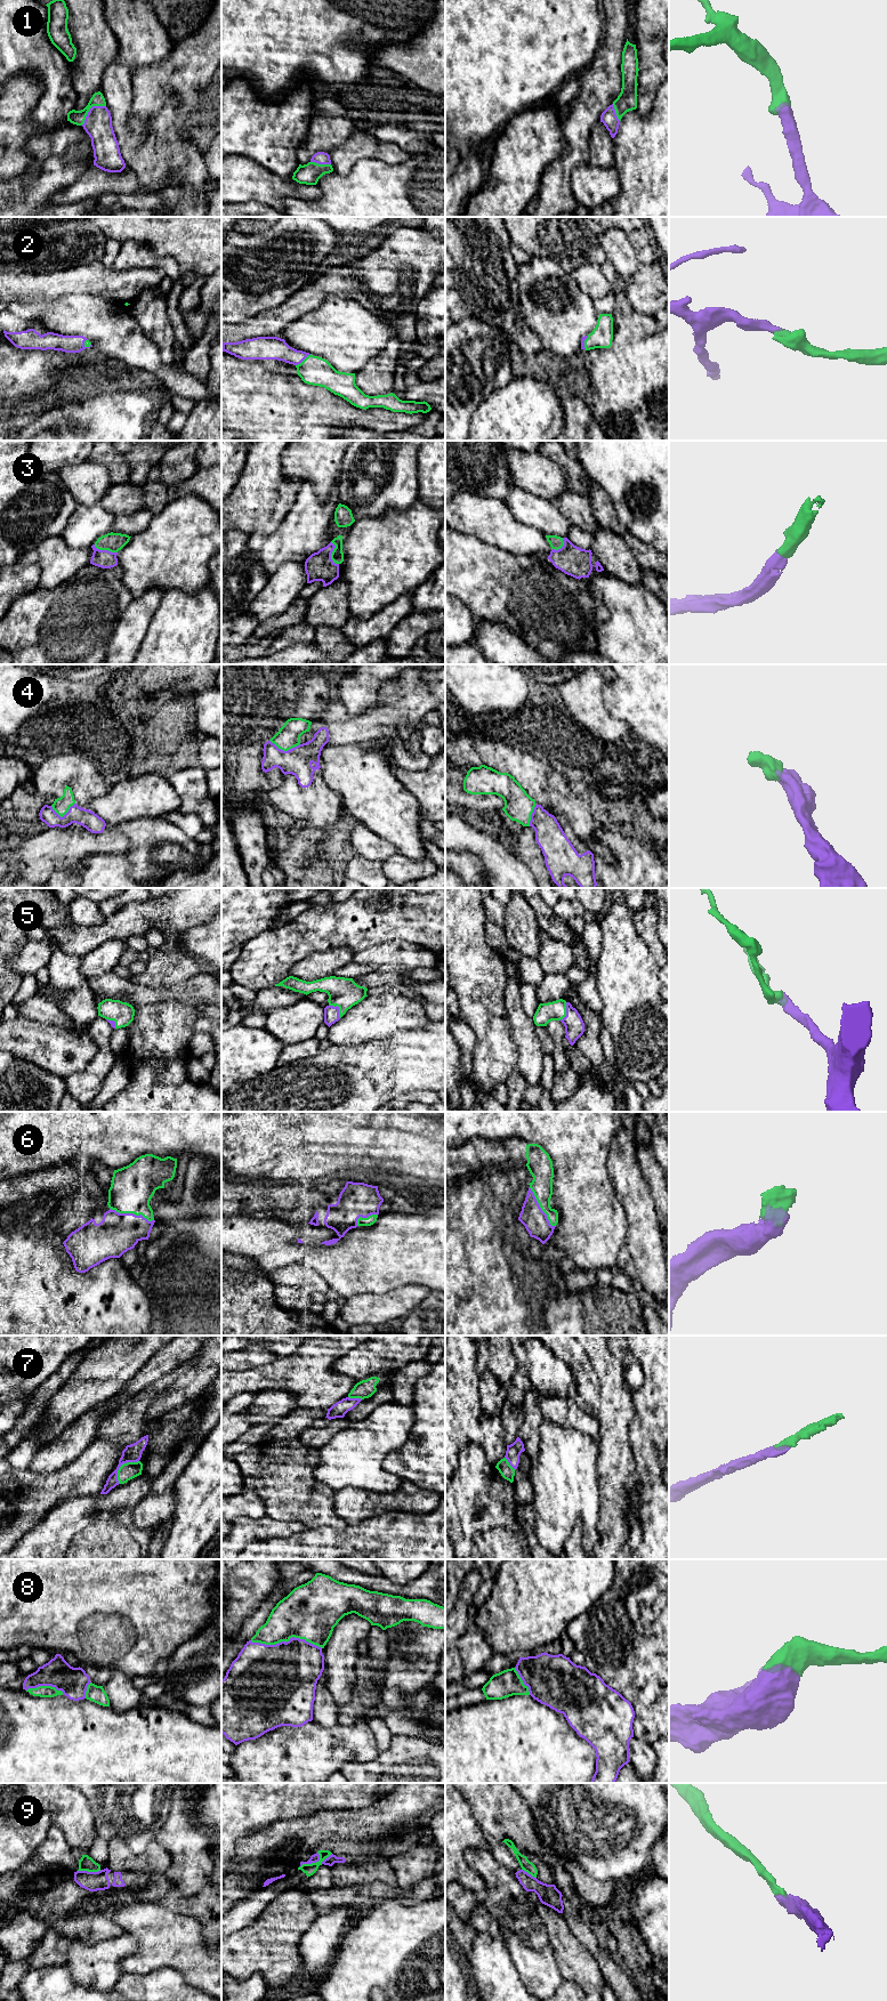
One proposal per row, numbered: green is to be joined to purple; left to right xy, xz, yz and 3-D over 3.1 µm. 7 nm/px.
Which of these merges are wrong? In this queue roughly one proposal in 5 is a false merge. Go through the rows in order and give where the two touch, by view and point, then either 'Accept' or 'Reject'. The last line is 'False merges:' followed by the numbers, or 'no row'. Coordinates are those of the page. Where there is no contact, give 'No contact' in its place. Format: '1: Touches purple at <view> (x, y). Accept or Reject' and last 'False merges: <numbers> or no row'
1: Touches purple at xy (89, 110). Accept
2: Touches purple at xz (303, 360). Accept
3: Touches purple at xz (331, 553). Accept
4: Touches purple at xz (284, 751). Accept
5: Touches purple at xz (338, 1008). Accept
6: Touches purple at xy (131, 1213). Accept
7: Touches purple at xy (120, 1466). Accept
8: Touches purple at xz (284, 1642). Accept
9: Touches purple at xz (312, 1862). Reject
False merges: 9

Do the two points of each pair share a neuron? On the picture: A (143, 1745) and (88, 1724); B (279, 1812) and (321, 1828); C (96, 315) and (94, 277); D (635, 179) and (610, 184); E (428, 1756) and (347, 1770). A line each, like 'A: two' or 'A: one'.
A: one
B: two
C: two
D: two
E: one

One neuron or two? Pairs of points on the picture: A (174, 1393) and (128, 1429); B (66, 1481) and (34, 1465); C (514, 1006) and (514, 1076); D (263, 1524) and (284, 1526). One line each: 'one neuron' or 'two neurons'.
A: two neurons
B: two neurons
C: two neurons
D: one neuron

